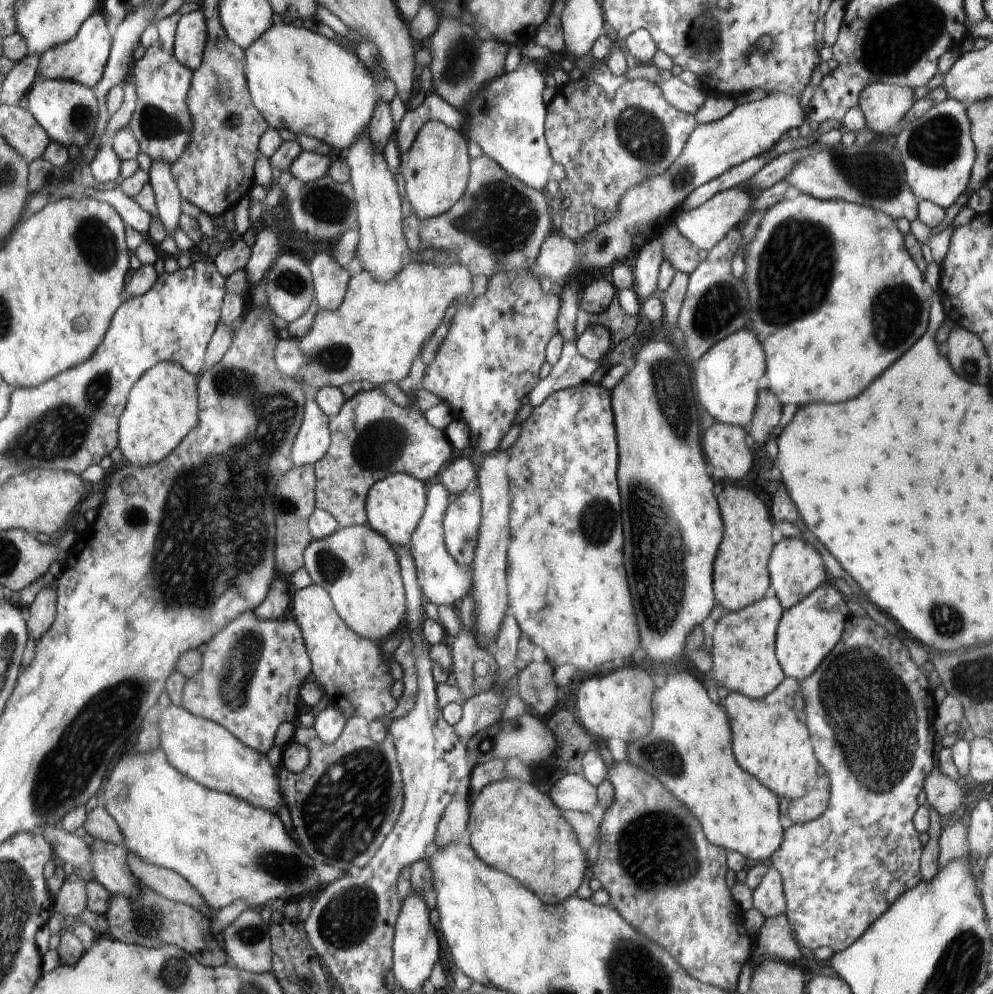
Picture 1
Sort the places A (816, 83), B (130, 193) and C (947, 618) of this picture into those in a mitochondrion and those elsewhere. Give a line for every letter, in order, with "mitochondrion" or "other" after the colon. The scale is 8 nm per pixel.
A: other
B: other
C: mitochondrion

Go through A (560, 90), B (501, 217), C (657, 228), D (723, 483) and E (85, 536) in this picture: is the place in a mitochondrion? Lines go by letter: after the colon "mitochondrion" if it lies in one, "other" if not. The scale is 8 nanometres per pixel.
A: other
B: mitochondrion
C: other
D: other
E: other

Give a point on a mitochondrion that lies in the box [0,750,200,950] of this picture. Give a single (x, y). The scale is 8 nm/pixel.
(147, 923)

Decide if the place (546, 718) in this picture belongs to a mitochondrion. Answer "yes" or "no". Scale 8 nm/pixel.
no

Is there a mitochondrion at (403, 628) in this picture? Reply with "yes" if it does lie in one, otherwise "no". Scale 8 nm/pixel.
no

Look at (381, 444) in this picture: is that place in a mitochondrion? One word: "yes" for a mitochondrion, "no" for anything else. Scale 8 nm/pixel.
yes

